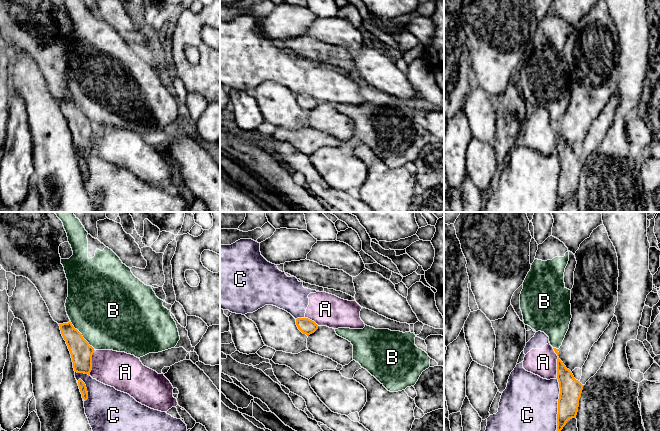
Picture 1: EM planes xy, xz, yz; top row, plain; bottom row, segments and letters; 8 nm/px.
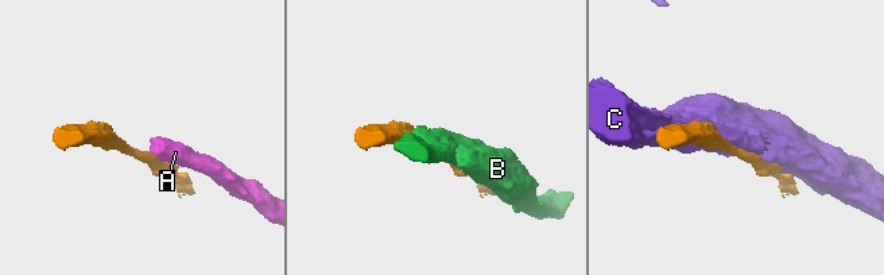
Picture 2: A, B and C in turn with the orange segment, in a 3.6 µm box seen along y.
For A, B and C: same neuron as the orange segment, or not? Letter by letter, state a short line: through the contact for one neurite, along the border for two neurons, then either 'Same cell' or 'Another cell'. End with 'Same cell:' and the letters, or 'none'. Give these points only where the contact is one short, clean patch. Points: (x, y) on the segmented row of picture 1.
A: Line: yz (552, 348), (557, 356), (557, 377). Another cell
B: Another cell
C: Another cell
Same cell: none

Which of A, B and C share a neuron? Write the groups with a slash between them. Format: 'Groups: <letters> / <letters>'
Groups: A C / B

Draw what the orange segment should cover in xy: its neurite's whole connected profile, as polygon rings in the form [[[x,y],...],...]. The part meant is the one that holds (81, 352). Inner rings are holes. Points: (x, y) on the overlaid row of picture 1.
[[[71,322],[59,324],[59,326],[70,351],[74,371],[90,375],[94,348],[89,345]]]

